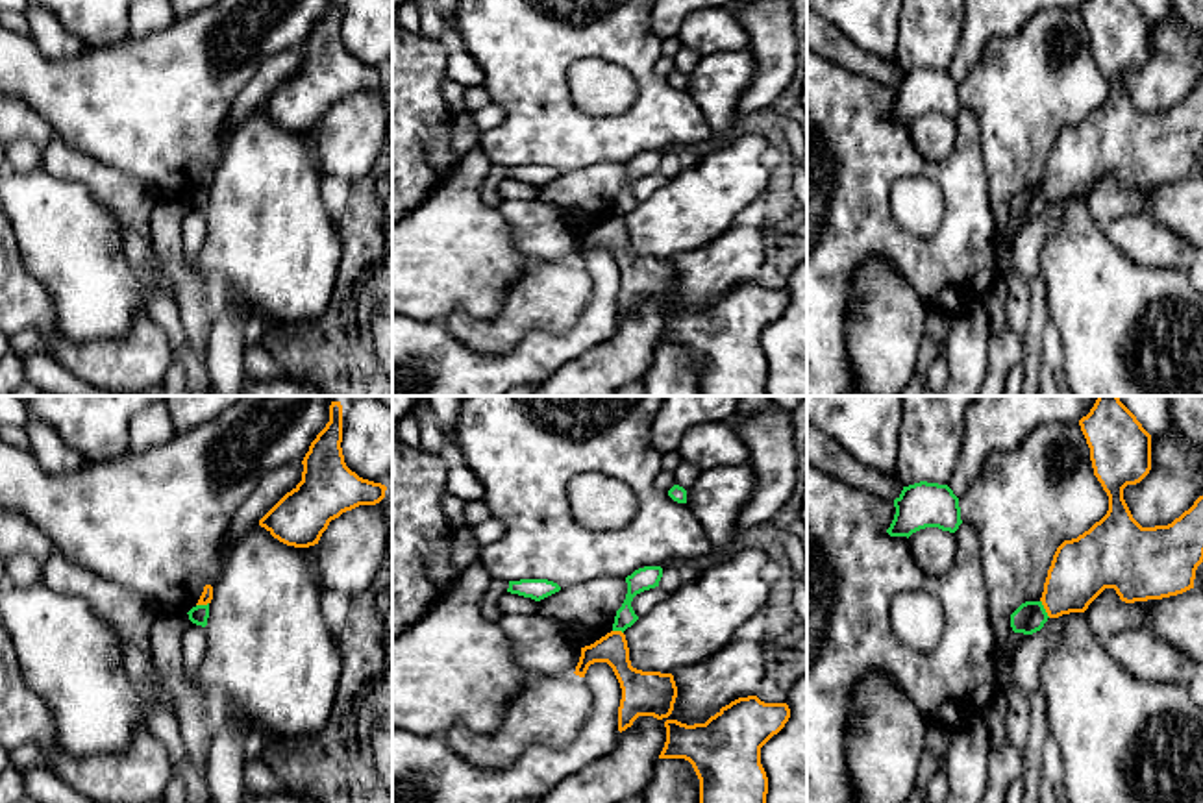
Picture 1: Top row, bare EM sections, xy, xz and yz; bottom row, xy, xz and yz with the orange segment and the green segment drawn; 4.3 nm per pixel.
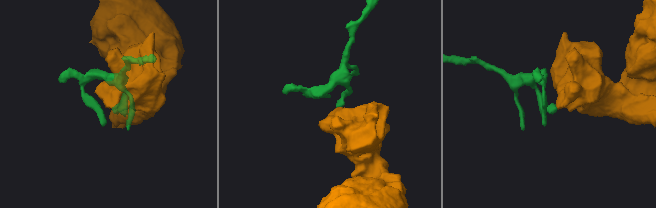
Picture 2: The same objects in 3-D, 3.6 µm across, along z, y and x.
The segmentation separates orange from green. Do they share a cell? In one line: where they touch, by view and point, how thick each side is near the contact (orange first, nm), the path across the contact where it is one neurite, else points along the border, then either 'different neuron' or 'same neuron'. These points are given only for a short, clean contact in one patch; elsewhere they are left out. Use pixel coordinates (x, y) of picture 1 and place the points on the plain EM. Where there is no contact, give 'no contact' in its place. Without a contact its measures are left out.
yz (1044, 193) | 260/140 nm | along yz (1041, 185), (1050, 202) | different neuron

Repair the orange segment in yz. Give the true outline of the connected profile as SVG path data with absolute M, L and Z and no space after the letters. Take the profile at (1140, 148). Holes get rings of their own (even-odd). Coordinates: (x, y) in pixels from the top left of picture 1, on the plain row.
M1086 0L1079 11L1090 33L1094 61L1109 81L1109 96L1088 117L1057 133L1040 183L1048 202L1085 198L1105 174L1114 174L1125 189L1194 174L1196 155L1203 148L1203 81L1172 109L1142 113L1123 85L1123 74L1149 59L1151 20L1135 0Z

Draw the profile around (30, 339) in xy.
M28 327L15 335L9 335L9 348L15 353L44 352L52 355L50 337L35 327Z

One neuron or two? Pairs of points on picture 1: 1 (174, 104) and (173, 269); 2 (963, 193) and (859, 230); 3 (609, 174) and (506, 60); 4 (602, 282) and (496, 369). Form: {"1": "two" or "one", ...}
{"1": "two", "2": "one", "3": "two", "4": "one"}

